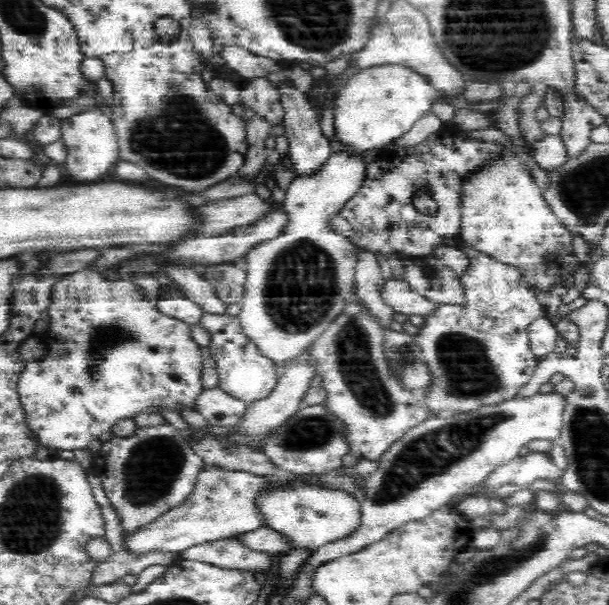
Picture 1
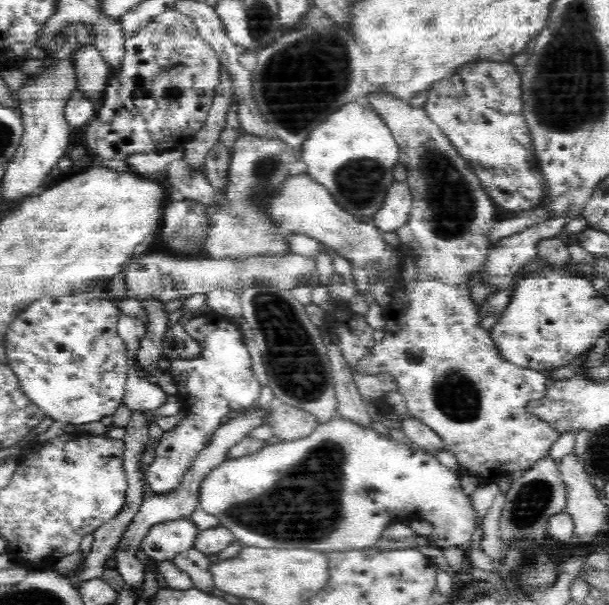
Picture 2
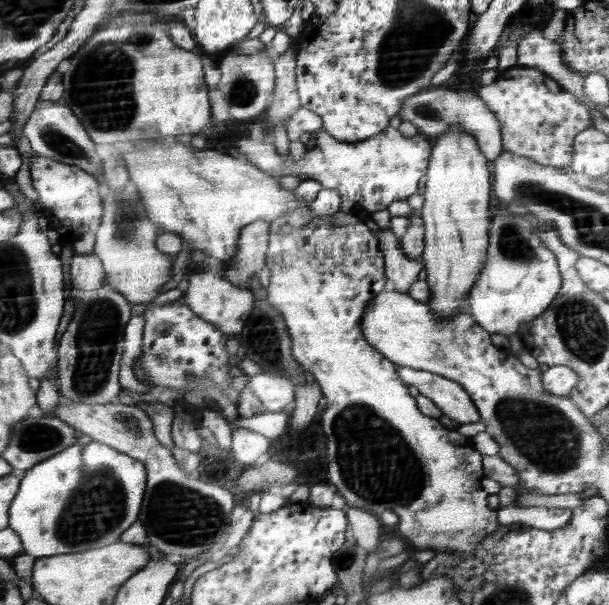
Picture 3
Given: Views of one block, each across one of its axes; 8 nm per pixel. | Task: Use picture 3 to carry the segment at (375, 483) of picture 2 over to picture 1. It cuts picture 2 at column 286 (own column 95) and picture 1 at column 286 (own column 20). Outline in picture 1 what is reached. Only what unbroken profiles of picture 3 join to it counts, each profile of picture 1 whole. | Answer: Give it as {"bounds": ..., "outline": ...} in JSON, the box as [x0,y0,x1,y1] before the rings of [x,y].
{"bounds":[262,488,361,552],"outline":[[[299,488],[293,493],[286,490],[285,493],[262,497],[262,511],[269,520],[269,528],[290,537],[295,548],[305,547],[310,552],[322,544],[348,537],[361,524],[360,504],[355,498],[316,488]]]}

